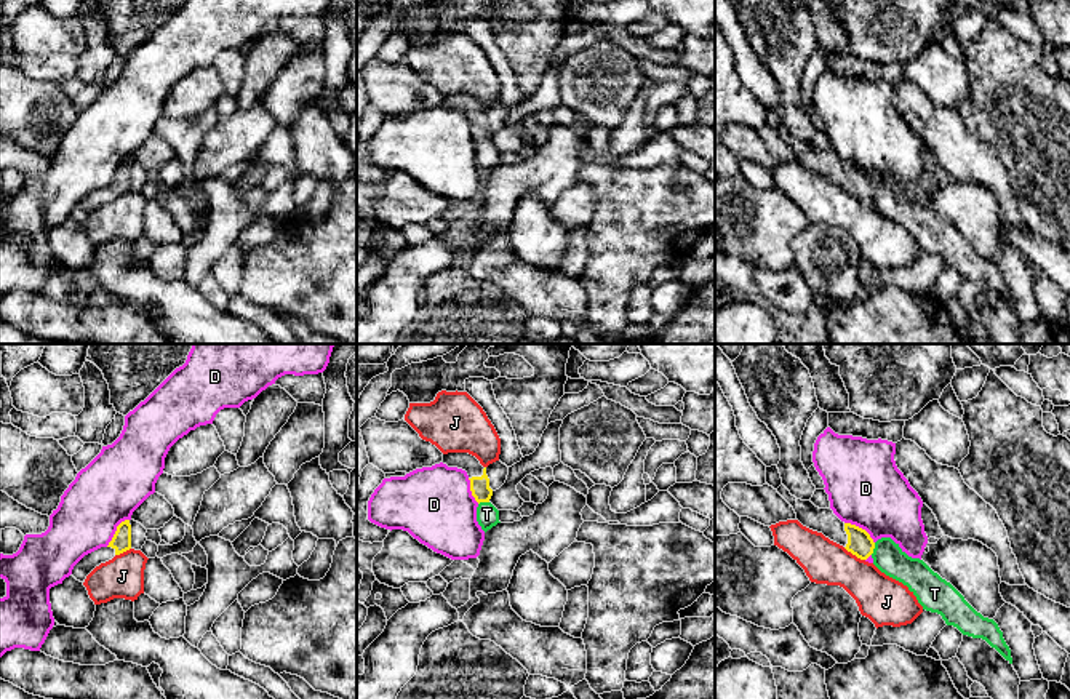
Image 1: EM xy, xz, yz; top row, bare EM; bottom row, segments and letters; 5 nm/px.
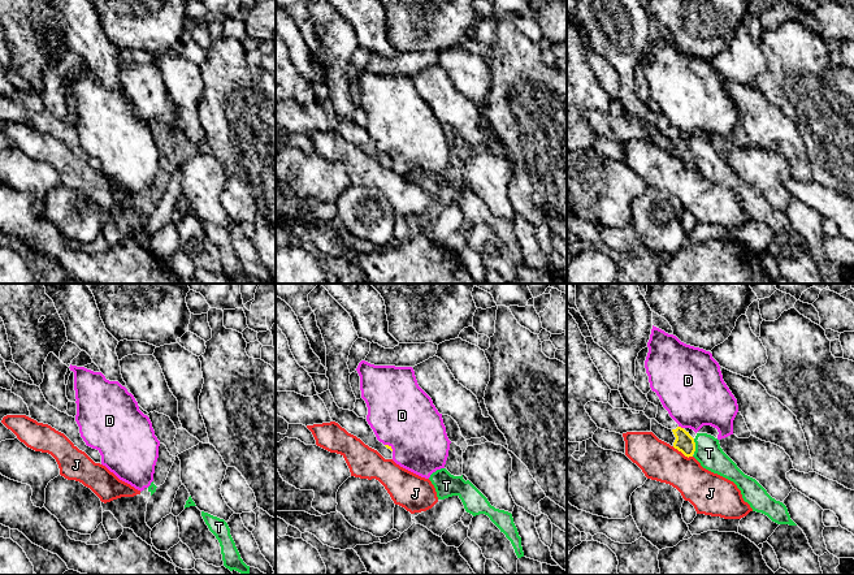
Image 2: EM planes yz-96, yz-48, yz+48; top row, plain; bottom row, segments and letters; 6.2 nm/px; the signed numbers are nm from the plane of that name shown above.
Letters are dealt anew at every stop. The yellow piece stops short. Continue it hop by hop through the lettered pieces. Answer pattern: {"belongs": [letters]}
{"belongs": ["T"]}

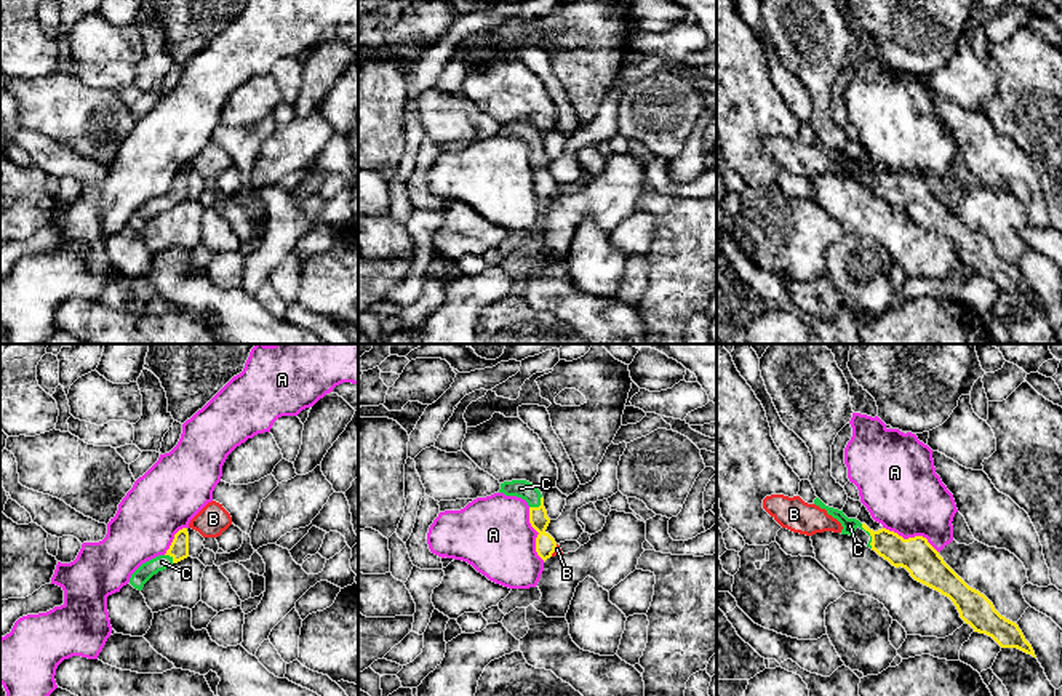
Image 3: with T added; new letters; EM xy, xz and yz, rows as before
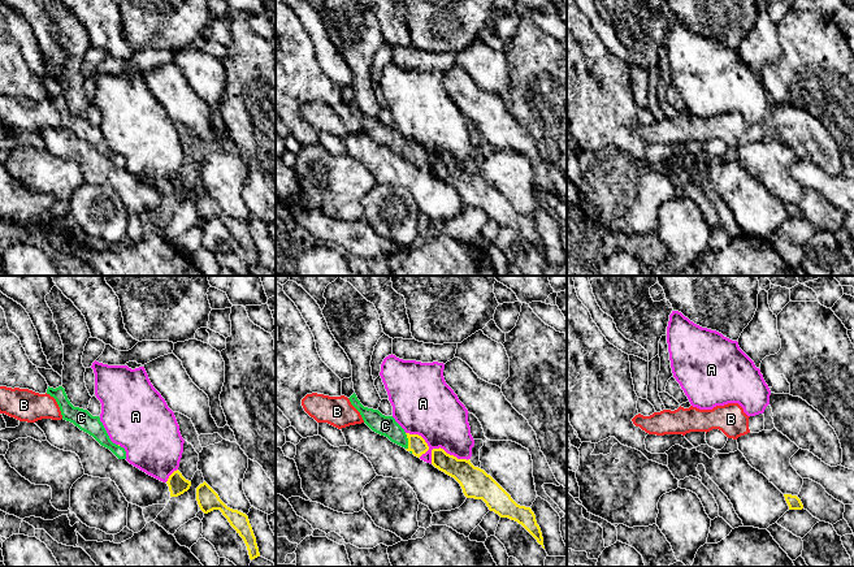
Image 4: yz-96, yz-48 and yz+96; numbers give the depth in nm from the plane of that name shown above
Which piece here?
{"belongs": ["C"]}

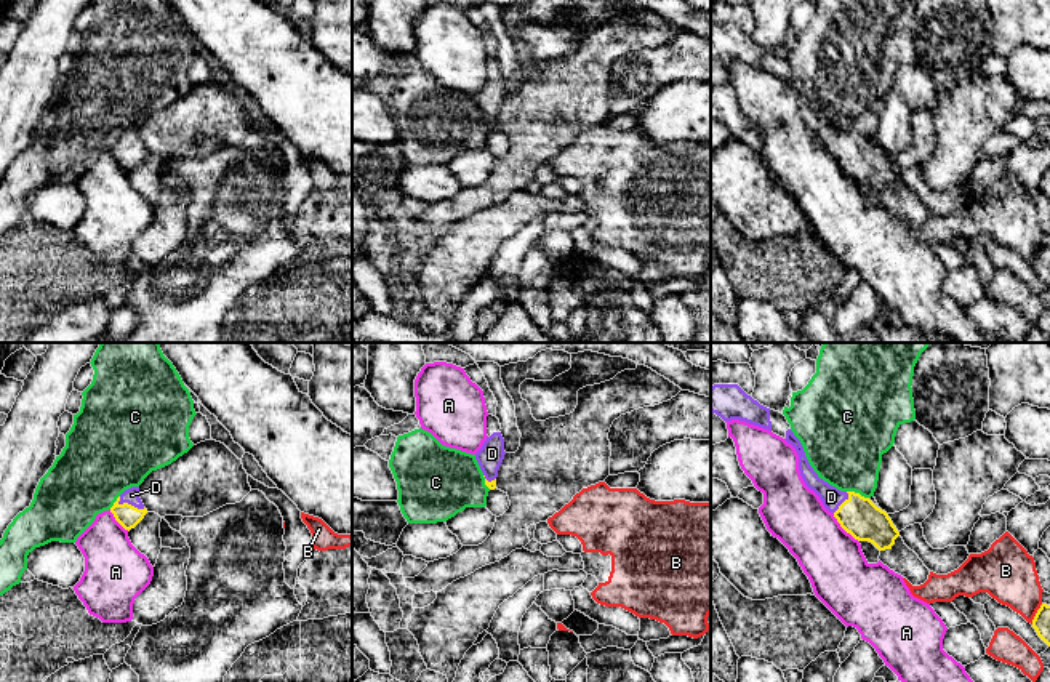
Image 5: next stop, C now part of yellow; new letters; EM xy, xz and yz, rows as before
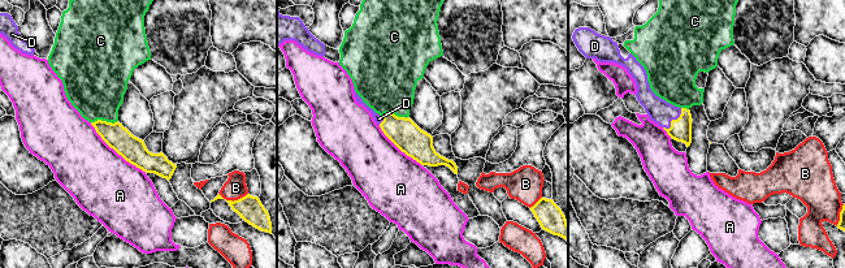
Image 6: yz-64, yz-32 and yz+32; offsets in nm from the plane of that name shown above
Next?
{"belongs": ["D"]}

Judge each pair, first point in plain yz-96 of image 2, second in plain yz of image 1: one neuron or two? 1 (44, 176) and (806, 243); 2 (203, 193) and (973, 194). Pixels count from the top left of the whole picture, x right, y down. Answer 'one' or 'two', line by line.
1: two
2: one

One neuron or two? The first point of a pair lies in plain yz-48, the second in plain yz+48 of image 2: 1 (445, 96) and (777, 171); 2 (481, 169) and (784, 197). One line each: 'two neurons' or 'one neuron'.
1: two neurons
2: one neuron

